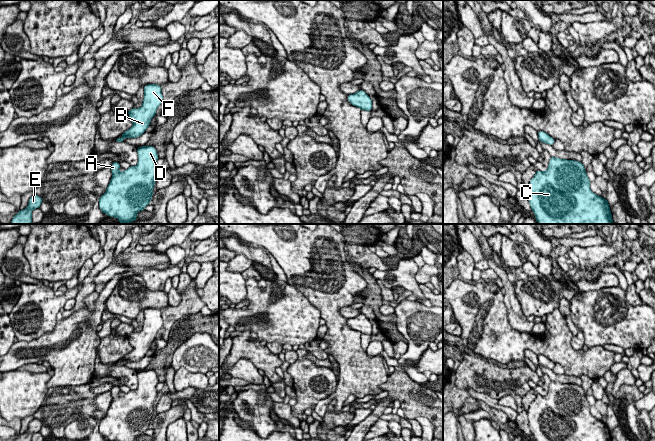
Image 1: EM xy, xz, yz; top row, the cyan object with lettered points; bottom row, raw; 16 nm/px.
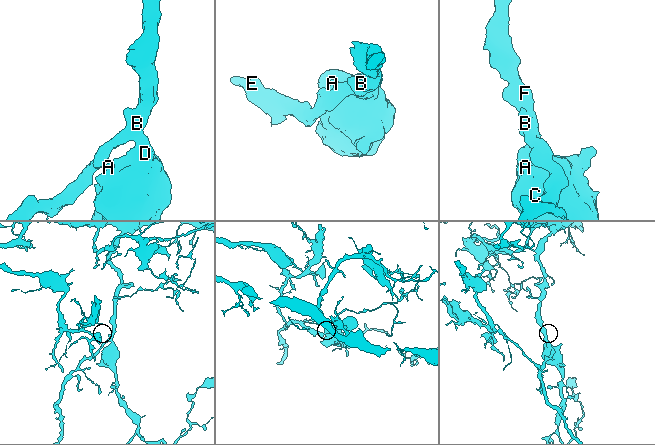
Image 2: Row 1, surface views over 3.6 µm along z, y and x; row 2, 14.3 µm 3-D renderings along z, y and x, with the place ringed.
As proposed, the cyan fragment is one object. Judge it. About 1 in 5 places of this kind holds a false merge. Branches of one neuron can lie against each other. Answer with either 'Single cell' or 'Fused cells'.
Single cell

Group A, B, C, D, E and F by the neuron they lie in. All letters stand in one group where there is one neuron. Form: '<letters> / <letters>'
A B C D E F

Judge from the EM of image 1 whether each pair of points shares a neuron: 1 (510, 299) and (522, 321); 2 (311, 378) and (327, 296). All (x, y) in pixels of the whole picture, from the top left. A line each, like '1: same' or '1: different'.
1: same
2: different

